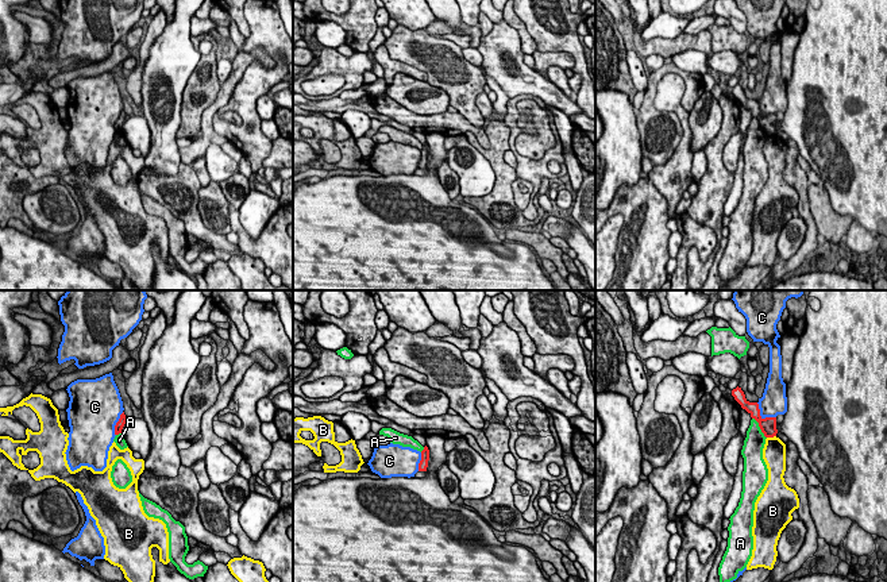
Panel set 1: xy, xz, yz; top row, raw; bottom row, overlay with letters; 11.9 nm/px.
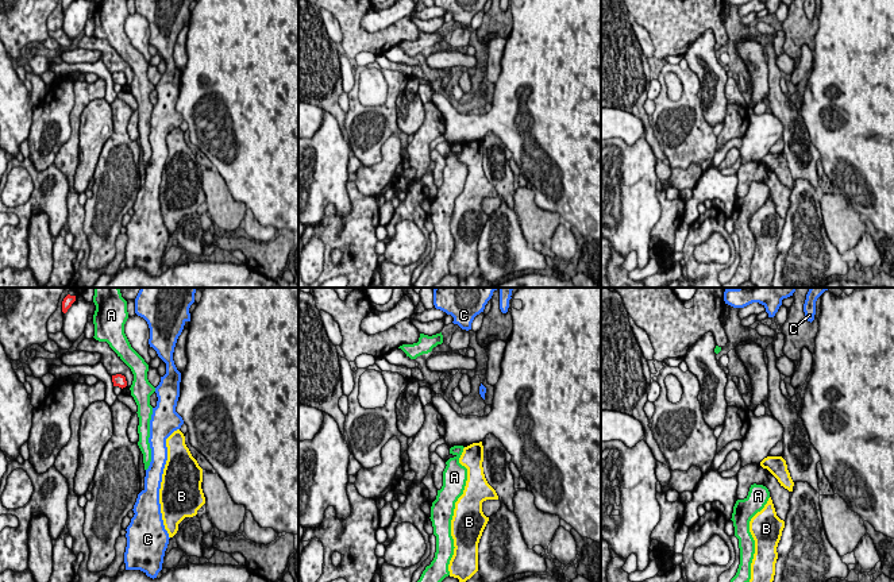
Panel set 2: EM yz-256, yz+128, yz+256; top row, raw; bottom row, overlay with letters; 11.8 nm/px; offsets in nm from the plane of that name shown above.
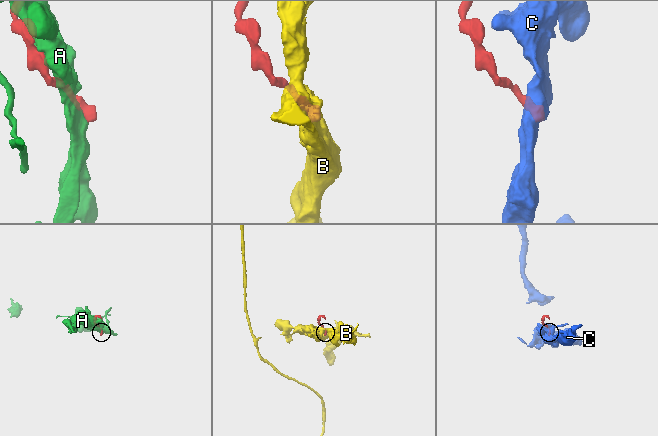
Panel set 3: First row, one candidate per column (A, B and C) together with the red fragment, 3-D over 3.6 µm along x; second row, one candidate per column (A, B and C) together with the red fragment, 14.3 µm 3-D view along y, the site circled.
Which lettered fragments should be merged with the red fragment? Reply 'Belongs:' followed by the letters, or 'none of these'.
Belongs: none of these

